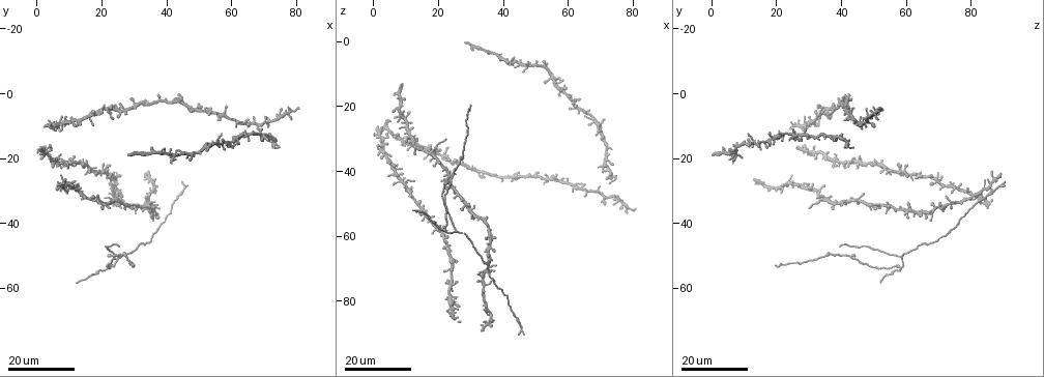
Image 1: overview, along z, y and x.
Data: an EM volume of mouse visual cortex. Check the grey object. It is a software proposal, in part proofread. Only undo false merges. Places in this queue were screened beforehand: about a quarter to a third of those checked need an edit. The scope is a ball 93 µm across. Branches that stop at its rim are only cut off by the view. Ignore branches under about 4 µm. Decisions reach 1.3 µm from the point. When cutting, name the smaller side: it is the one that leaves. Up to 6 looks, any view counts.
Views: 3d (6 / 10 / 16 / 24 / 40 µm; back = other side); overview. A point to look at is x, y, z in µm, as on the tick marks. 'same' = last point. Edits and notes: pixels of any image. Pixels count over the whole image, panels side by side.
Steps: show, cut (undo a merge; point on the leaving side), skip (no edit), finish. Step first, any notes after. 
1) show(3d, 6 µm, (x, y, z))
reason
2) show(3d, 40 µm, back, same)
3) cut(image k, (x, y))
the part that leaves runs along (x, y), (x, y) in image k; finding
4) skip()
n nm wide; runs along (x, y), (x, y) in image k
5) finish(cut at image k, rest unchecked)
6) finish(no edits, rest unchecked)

show(3d, 24 µm, (25.0, 50.5, 59.0))

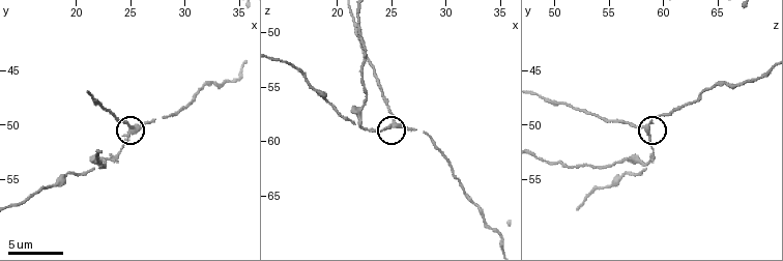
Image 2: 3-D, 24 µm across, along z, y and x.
show(3d, 10 µm, (25.2, 50.0, 58.4))

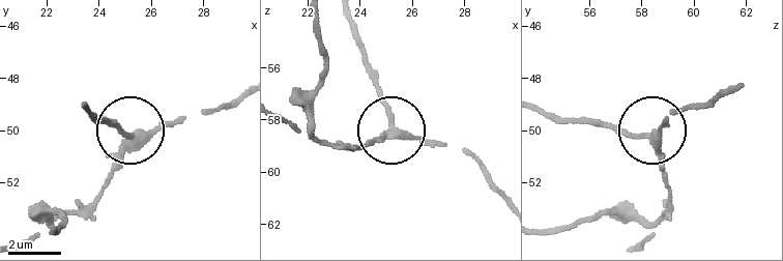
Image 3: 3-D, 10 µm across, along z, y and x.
cut(image 3, (119, 129))
3 arms; the part that leaves runs along (131, 135), (88, 106) in image 3; two neurons meet here

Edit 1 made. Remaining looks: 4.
show(overview)

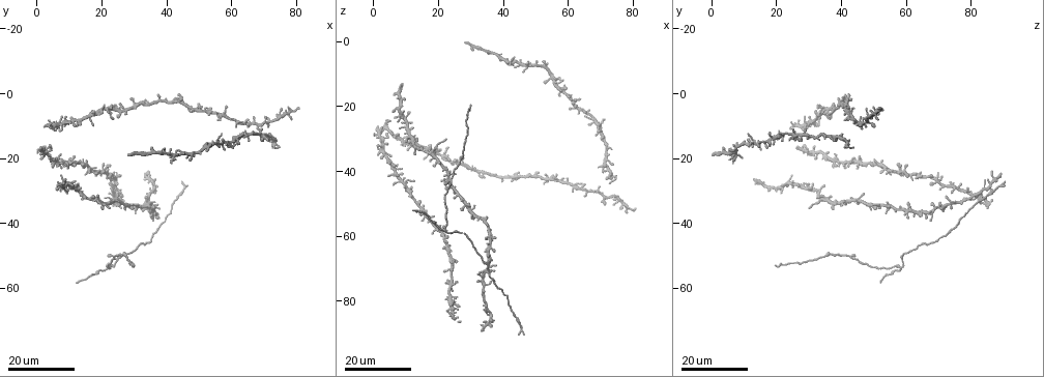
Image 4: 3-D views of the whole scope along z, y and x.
show(3d, 24 µm, (22.5, 54.0, 58.5))
three arms meet

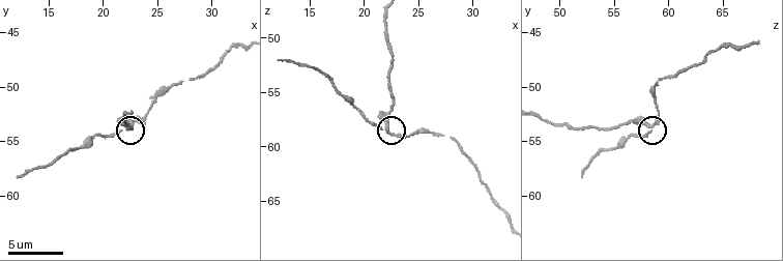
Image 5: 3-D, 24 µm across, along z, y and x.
show(3d, 10 µm, (22.0, 53.6, 58.0))

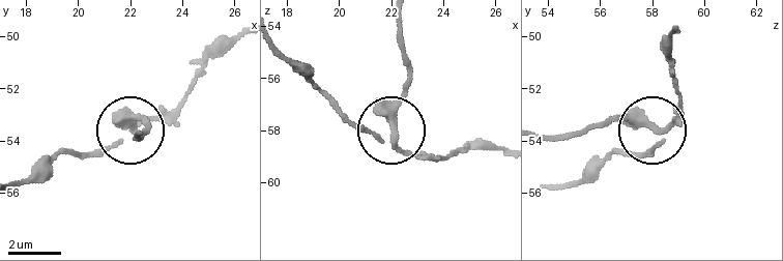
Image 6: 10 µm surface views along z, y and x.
cut(image 6, (112, 119))
250 nm wide; the part that leaves runs along (395, 144), (408, 73), (402, 20) in image 6; two neurons meet here

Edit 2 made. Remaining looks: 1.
finish(cut at image 3, cut at image 6, rest unchecked)

